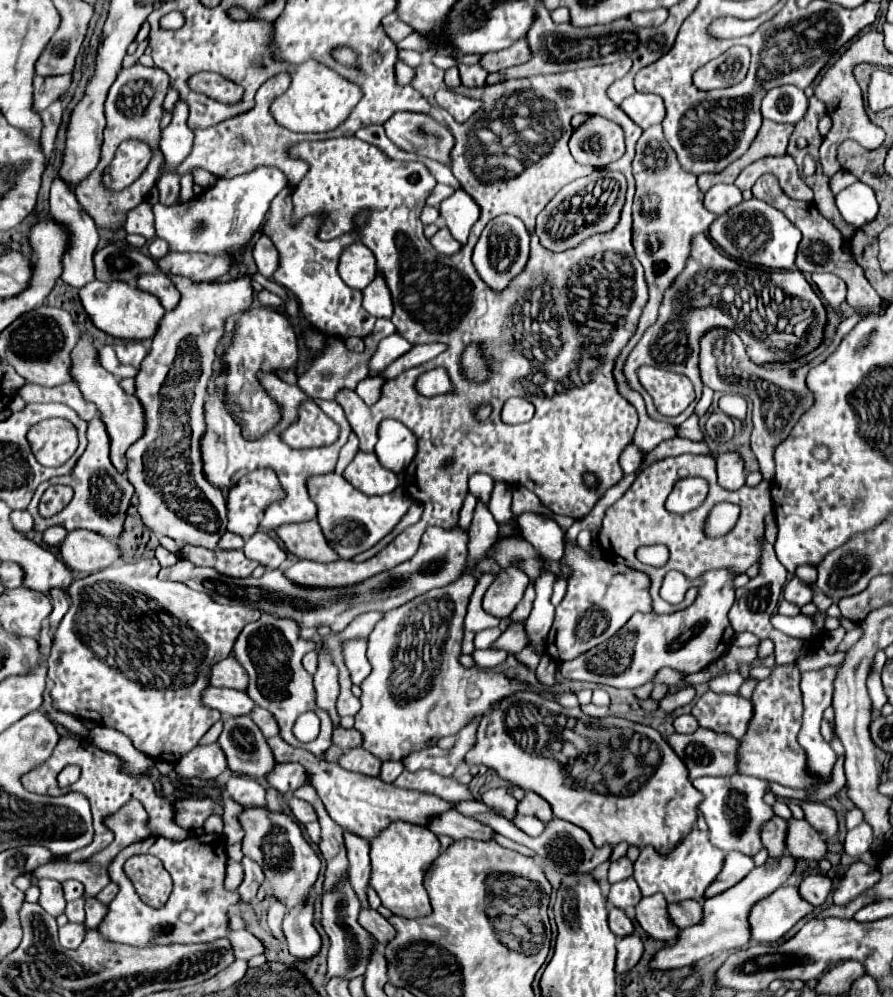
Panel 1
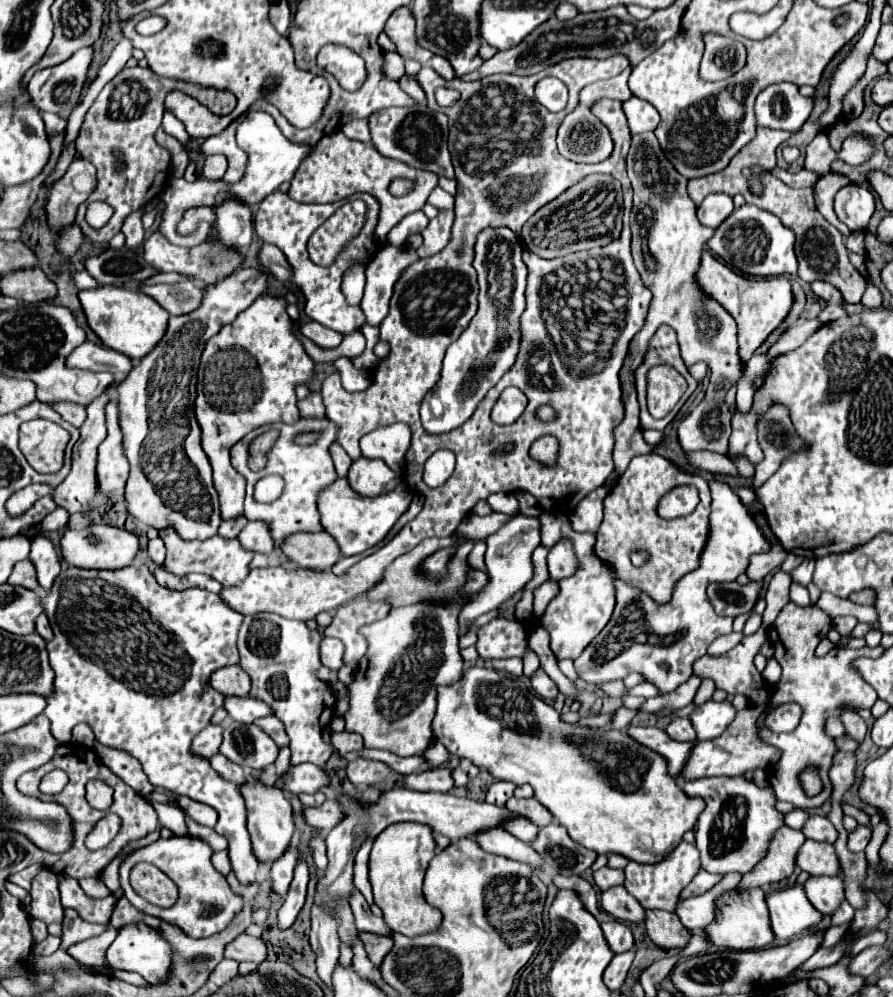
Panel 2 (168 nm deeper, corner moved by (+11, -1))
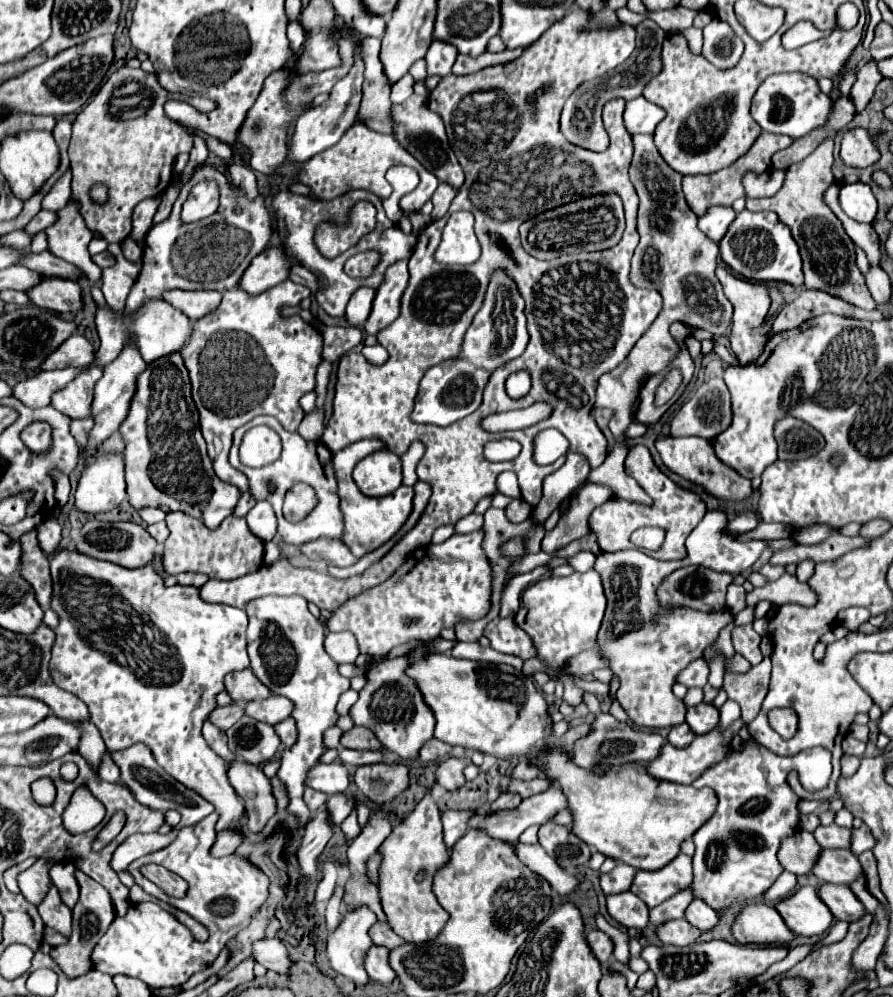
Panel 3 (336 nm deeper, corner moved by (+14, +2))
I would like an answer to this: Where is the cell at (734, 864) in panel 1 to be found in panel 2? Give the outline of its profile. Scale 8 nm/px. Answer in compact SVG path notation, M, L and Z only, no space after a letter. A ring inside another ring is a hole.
M699 871L699 873L695 875L695 879L689 883L689 887L681 891L679 901L689 899L689 897L695 897L695 895L703 895L705 891L709 891L709 889L711 889L715 883L719 883L719 881L721 881L721 875L711 875L711 873L707 873L707 871Z

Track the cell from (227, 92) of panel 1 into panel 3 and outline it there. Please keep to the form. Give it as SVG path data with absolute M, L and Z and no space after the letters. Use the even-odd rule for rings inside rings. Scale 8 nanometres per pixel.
M122 66L110 74L72 124L72 140L68 146L72 196L82 204L80 214L84 216L86 226L110 244L120 244L130 234L134 206L144 198L162 194L172 182L174 158L182 152L189 153L192 148L192 134L182 124L166 118L162 110L168 98L186 100L200 112L216 108L212 100L202 96L170 94L160 86L154 74ZM96 184L106 184L108 188L108 200L104 204L94 204L90 196L92 186Z

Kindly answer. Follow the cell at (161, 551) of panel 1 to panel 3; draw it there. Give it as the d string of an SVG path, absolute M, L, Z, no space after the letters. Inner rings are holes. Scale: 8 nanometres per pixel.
M164 522L152 524L152 526L148 526L146 530L148 530L148 534L150 534L158 544L162 544L162 542L168 538L168 528L166 528L166 524L164 524Z

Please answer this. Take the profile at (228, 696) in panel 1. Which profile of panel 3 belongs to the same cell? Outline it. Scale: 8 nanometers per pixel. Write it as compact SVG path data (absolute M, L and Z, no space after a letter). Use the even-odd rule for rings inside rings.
M268 696L264 700L254 700L244 706L246 716L266 722L270 726L278 724L280 720L286 720L290 712L292 712L292 702L286 700L284 696Z

